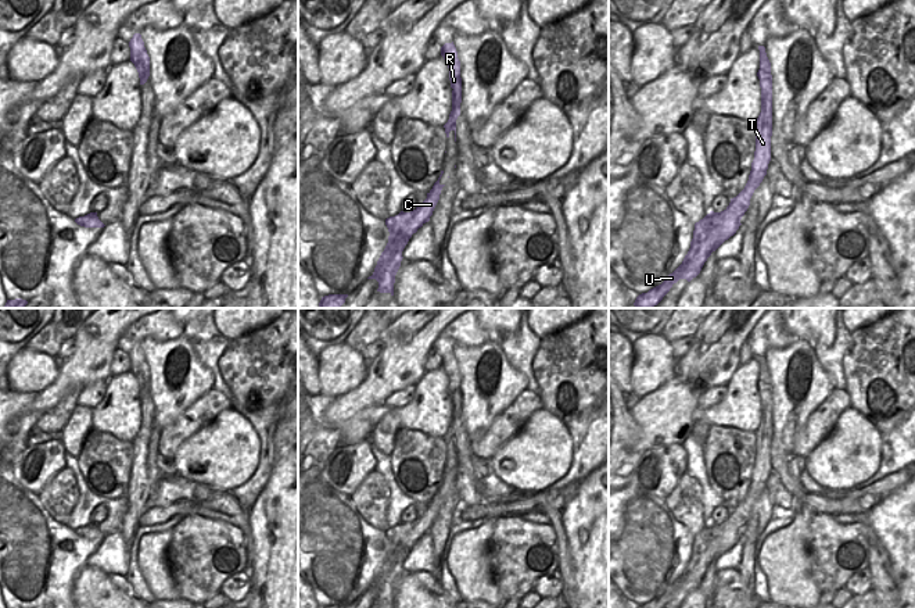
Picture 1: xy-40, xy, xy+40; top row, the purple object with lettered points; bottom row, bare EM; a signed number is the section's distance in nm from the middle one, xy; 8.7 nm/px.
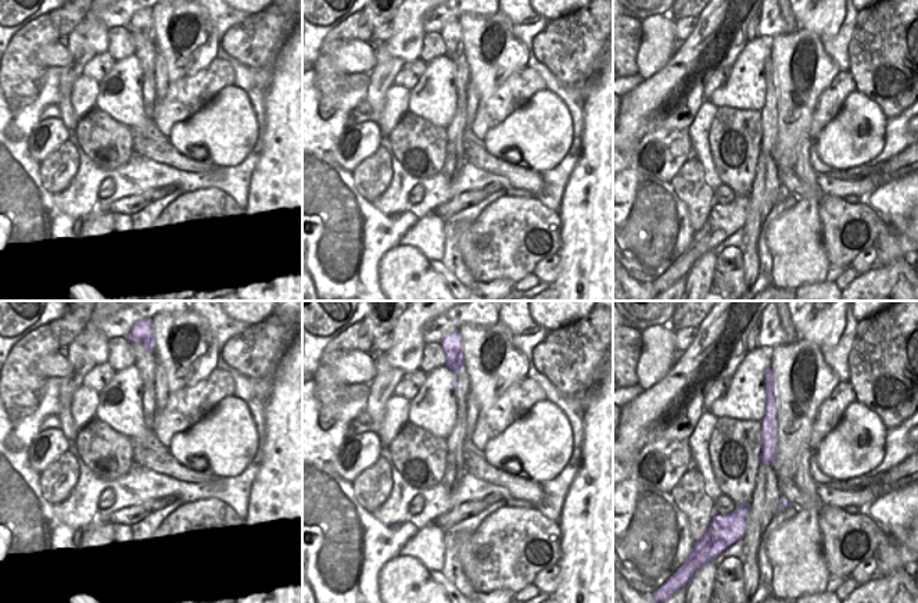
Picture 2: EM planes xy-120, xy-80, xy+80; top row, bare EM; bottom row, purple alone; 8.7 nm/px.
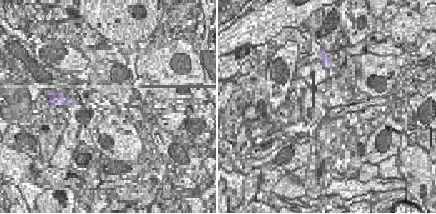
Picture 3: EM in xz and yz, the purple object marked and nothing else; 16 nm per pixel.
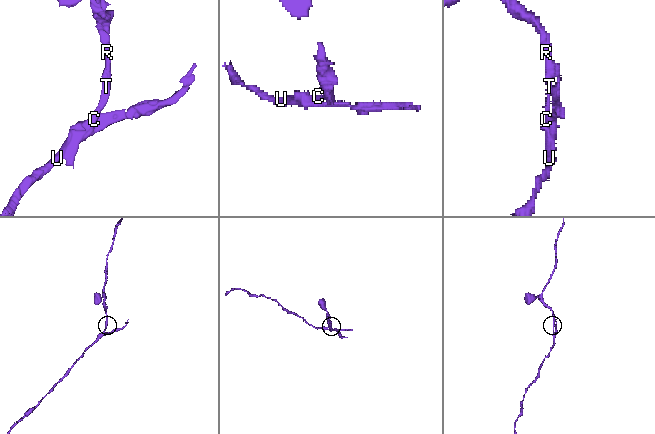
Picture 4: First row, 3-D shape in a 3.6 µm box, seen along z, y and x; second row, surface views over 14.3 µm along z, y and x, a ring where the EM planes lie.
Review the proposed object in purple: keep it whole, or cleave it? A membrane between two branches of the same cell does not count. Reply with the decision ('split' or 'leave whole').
split

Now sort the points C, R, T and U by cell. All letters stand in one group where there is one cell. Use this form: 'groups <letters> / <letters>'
groups C R T / U

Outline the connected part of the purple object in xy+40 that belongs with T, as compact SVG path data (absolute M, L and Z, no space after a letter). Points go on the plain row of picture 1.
M758 357L760 380L757 387L761 398L761 423L756 432L756 462L751 473L751 482L744 500L726 518L731 527L743 527L750 516L754 501L760 497L767 486L771 472L771 447L772 447L772 386L771 373L767 368L765 358Z

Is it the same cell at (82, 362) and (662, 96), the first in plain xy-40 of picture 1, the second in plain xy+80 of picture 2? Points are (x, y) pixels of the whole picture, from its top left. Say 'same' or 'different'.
same

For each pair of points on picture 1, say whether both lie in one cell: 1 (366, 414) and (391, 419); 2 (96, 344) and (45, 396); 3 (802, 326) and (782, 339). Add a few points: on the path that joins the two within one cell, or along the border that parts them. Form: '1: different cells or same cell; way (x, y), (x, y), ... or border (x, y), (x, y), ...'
1: different cells; border (387, 408), (376, 425), (370, 440)
2: same cell; way (88, 358), (58, 387)
3: different cells; border (783, 322), (783, 326), (799, 339)

